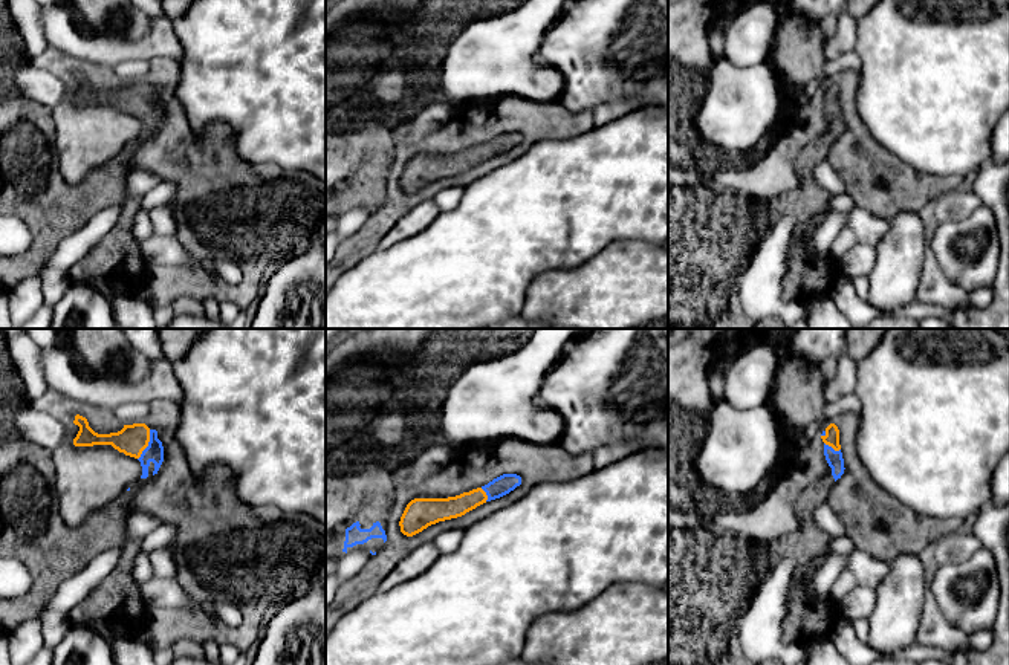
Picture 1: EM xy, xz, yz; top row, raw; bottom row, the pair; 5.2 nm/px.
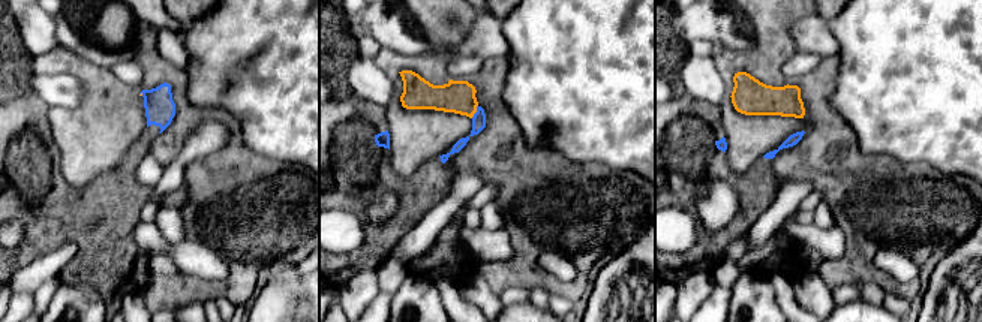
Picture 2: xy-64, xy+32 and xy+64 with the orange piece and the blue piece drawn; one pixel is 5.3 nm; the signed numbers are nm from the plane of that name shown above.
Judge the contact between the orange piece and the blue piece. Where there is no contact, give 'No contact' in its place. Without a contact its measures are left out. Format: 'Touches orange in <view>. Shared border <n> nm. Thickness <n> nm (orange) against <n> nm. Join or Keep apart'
Touches orange in xy. Shared border 170 nm. Thickness 160 nm (orange) against 100 nm. Join

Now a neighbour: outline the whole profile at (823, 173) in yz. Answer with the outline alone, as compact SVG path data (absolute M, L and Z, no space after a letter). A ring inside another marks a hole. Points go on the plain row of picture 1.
M827 159L813 168L813 177L830 196L845 194L842 179L833 171Z

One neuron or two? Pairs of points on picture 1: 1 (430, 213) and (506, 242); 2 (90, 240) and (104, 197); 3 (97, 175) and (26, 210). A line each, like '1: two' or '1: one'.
1: two
2: two
3: one

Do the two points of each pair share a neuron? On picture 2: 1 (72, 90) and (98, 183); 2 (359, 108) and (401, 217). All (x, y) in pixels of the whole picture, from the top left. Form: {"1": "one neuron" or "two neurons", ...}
{"1": "two neurons", "2": "one neuron"}

